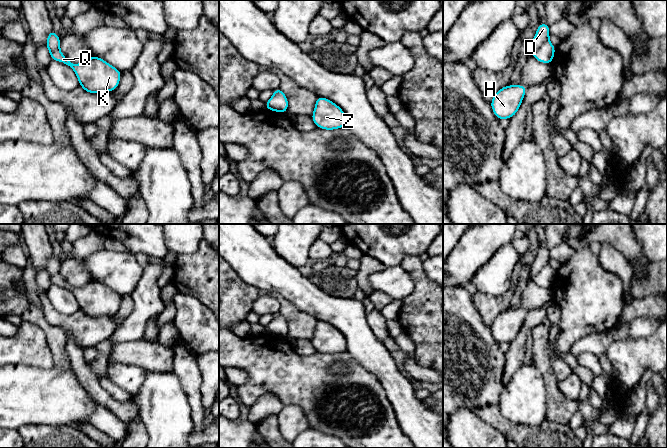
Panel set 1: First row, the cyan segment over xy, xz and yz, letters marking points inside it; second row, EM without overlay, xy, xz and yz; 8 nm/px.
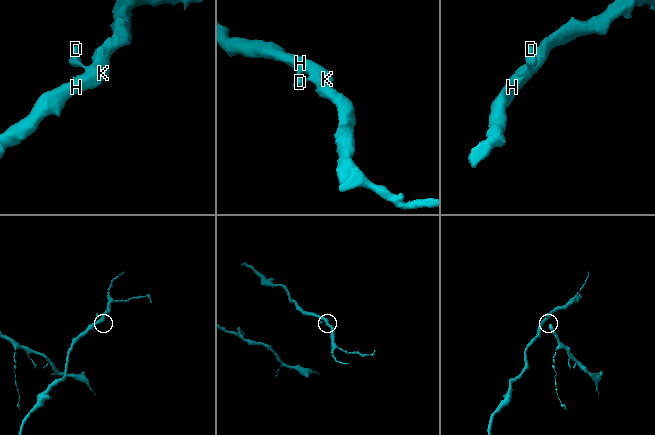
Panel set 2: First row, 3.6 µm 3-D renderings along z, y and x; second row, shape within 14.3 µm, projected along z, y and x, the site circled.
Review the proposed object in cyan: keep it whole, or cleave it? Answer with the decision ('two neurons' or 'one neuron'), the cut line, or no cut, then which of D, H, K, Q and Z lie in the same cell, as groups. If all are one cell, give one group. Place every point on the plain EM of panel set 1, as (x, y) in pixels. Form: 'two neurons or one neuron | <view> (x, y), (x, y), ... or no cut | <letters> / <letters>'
two neurons | yz (547, 263), (532, 277) | D / H K Q Z

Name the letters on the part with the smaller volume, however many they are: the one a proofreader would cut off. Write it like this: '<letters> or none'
D

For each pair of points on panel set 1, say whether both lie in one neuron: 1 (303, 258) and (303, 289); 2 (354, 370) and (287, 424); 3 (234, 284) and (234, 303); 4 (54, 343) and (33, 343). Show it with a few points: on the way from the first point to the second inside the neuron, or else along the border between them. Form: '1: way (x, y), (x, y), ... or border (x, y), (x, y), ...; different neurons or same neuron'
1: border (278, 255), (298, 269); different neurons
2: border (284, 404), (298, 405), (303, 410), (309, 426); different neurons
3: way (234, 289), (234, 298); same neuron
4: border (34, 323), (45, 335), (53, 365); different neurons

